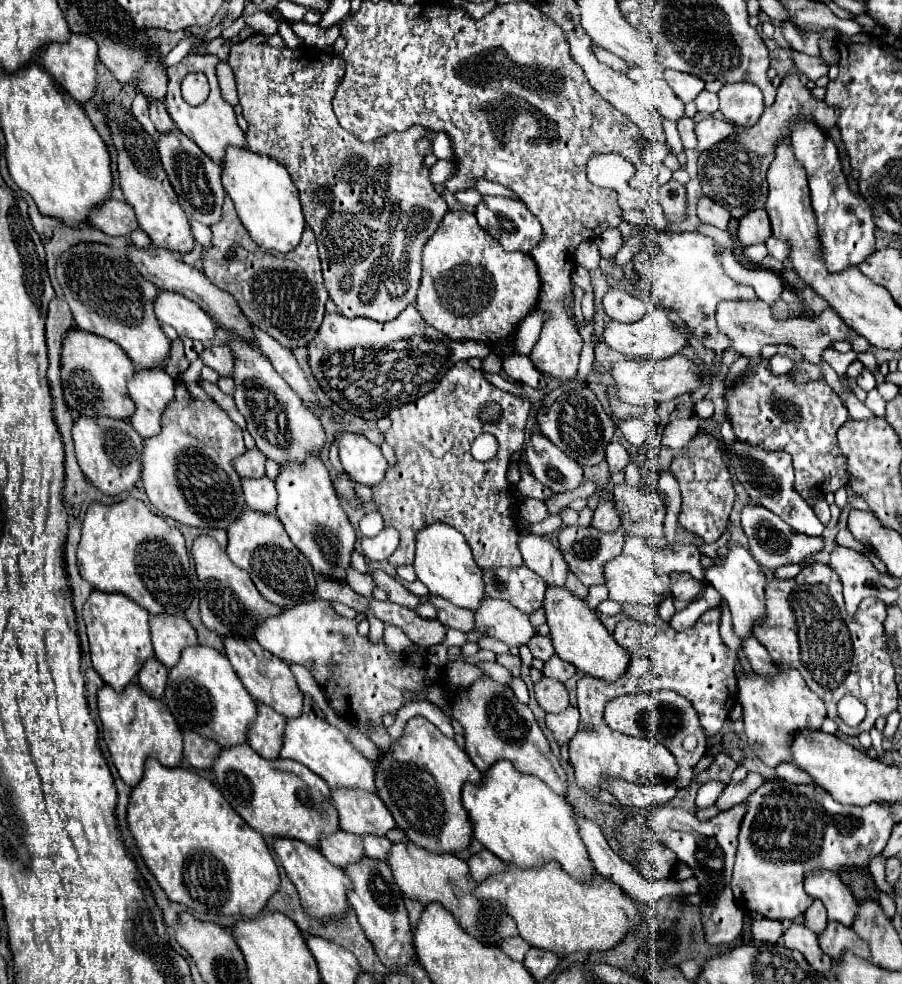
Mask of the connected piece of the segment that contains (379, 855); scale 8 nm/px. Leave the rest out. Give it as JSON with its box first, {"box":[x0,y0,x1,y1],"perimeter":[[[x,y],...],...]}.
{"box":[362,834,390,860],"perimeter":[[[364,834],[362,836],[362,844],[364,844],[364,852],[370,858],[376,860],[386,860],[388,856],[388,848],[390,848],[390,840],[386,836],[374,836],[374,834]]]}

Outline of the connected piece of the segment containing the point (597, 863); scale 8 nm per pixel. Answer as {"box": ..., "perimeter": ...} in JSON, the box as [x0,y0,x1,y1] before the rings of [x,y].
{"box":[564,796,698,904],"perimeter":[[[564,796],[564,798],[566,798],[566,802],[574,808],[576,824],[578,824],[578,828],[580,828],[580,836],[582,836],[582,840],[584,840],[586,848],[588,848],[590,860],[594,862],[594,868],[598,868],[602,876],[606,876],[606,878],[610,878],[614,884],[618,884],[618,886],[620,886],[620,888],[622,888],[630,898],[634,898],[634,900],[638,900],[638,902],[644,902],[644,904],[646,904],[646,902],[656,902],[656,900],[660,900],[660,898],[664,898],[664,896],[698,893],[698,881],[694,877],[684,881],[676,881],[674,878],[666,878],[666,880],[660,880],[660,882],[650,882],[650,880],[642,878],[636,870],[632,870],[632,866],[630,866],[628,862],[620,860],[620,858],[612,852],[612,848],[608,846],[608,842],[606,842],[606,840],[604,840],[604,836],[602,836],[600,826],[598,826],[596,822],[592,822],[590,818],[586,818],[586,816],[580,812],[580,808],[578,808],[578,806],[568,798],[568,796]]]}

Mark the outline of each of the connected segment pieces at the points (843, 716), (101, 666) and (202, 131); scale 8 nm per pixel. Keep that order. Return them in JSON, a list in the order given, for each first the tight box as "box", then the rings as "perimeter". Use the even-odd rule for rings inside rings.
[{"box":[838,696,866,726],"perimeter":[[[844,696],[844,698],[838,702],[838,716],[840,716],[840,720],[842,720],[844,724],[848,724],[848,726],[858,726],[858,724],[864,720],[864,716],[866,716],[866,708],[864,708],[864,704],[862,704],[858,698],[854,698],[854,696]]]},{"box":[84,590,154,692],"perimeter":[[[94,590],[84,604],[84,622],[90,638],[92,666],[116,692],[122,692],[122,688],[136,678],[142,664],[154,656],[148,618],[150,614],[124,594],[106,594]]]},{"box":[164,54,244,162],"perimeter":[[[188,54],[180,64],[168,68],[168,72],[166,72],[168,74],[168,94],[164,98],[168,114],[174,120],[174,124],[182,130],[182,134],[186,134],[190,140],[194,140],[200,146],[200,150],[204,154],[212,156],[216,162],[220,162],[224,158],[224,148],[226,146],[244,146],[244,134],[236,124],[234,108],[220,94],[220,84],[218,84],[218,78],[216,78],[216,66],[218,64],[220,64],[220,60],[214,54]],[[192,72],[206,74],[206,78],[210,82],[210,96],[200,106],[190,106],[182,98],[182,90],[180,90],[182,80]]]}]

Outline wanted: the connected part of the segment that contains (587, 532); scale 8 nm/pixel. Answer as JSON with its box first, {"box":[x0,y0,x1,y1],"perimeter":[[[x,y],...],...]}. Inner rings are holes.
{"box":[558,526,624,586],"perimeter":[[[568,526],[558,534],[558,544],[560,544],[560,552],[570,568],[570,572],[584,584],[584,586],[596,586],[596,584],[604,584],[604,576],[602,576],[602,568],[604,564],[612,558],[618,556],[622,552],[622,540],[624,538],[624,530],[620,528],[616,534],[604,534],[596,528],[580,528],[580,526]]]}

